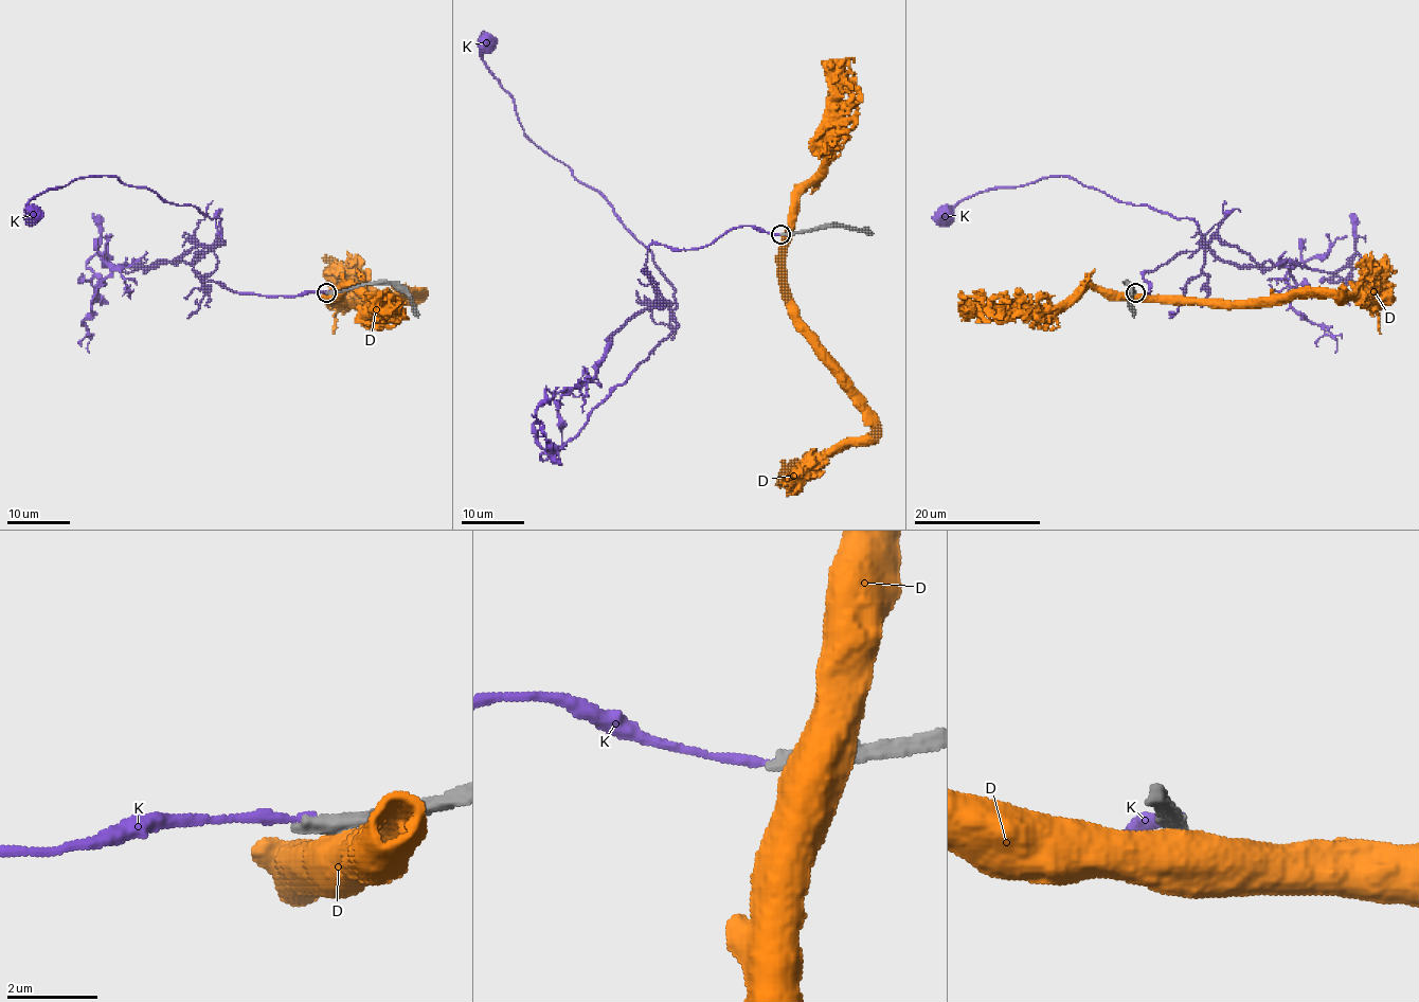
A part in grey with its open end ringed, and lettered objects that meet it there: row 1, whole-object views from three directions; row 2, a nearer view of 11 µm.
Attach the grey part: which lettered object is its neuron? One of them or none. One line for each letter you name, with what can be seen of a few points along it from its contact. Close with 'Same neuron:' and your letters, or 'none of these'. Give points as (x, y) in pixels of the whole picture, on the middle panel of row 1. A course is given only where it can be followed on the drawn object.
Same neuron: none of these

